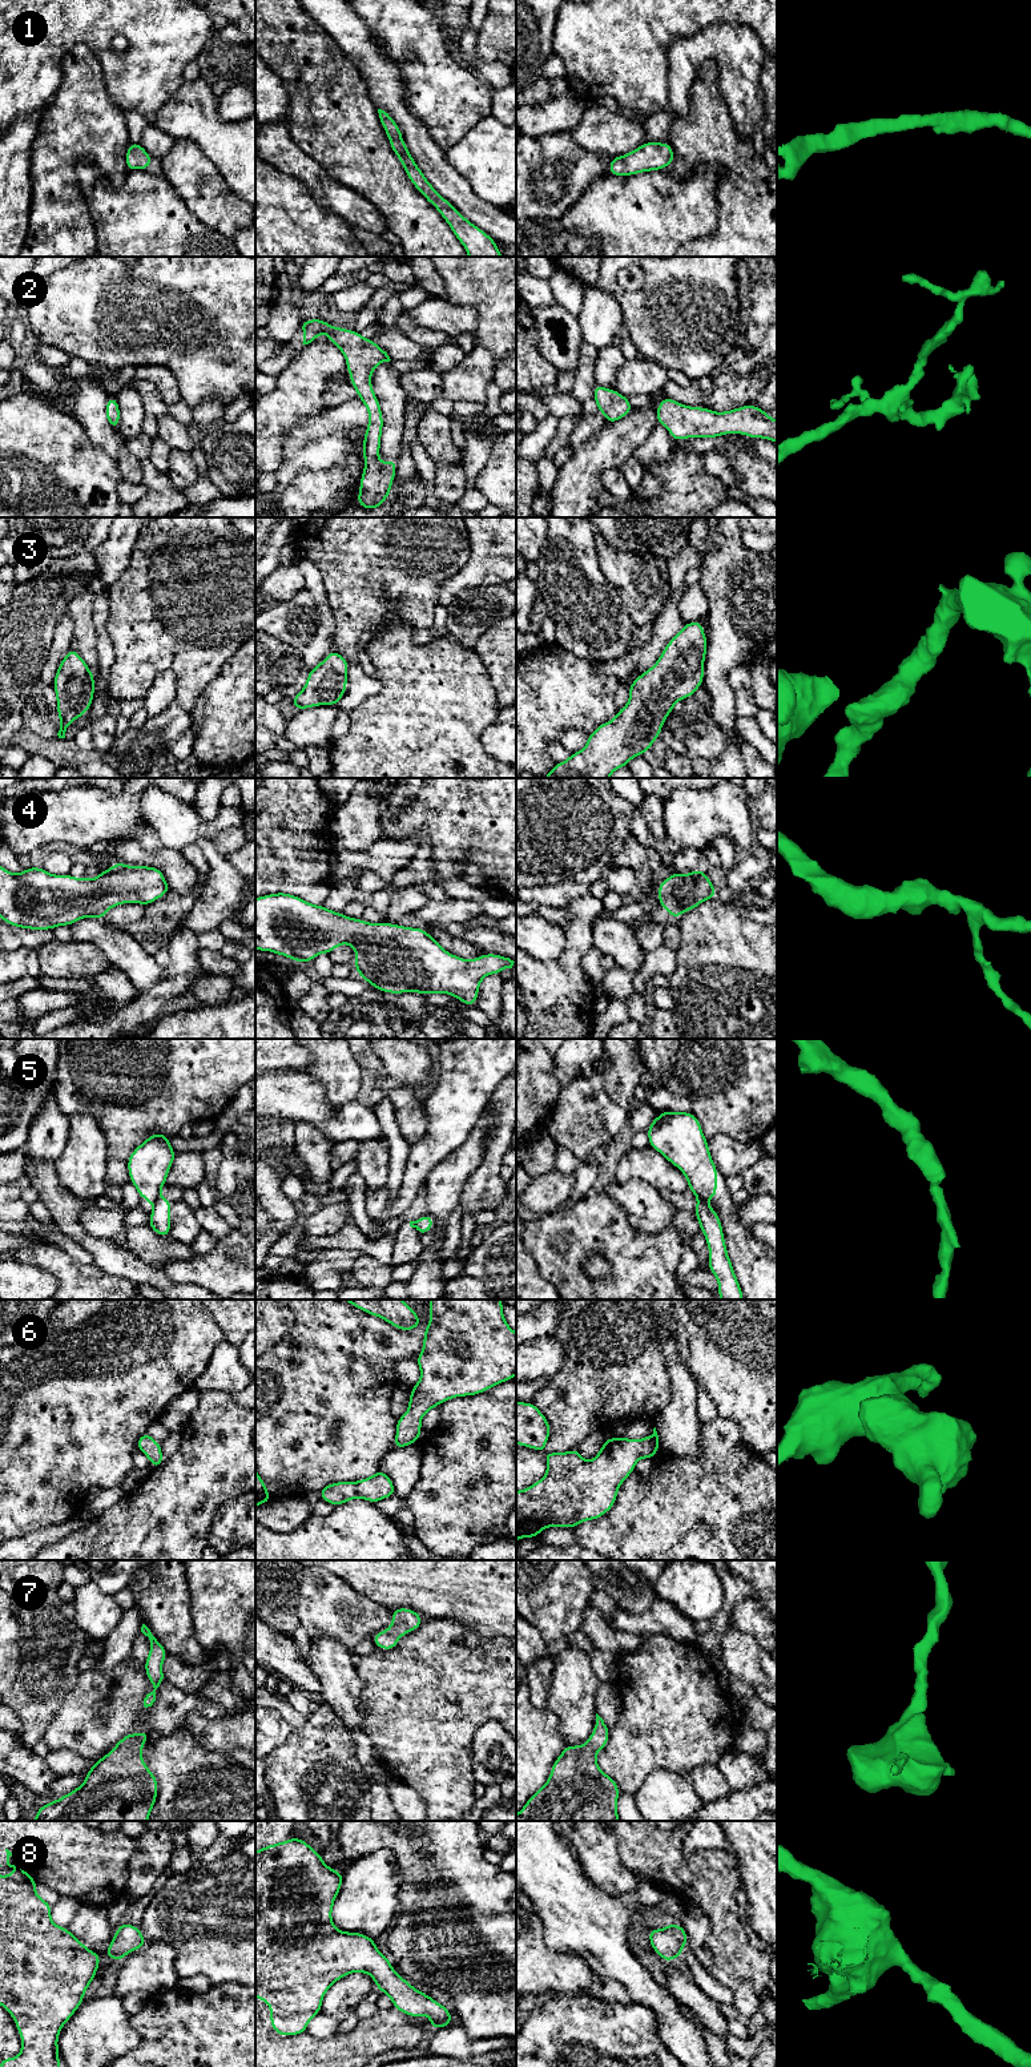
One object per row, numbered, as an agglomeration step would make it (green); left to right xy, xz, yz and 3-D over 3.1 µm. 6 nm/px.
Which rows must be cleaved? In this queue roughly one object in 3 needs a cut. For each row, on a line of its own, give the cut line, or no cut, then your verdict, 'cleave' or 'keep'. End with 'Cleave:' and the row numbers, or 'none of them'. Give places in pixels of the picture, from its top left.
1: no cut; keep
2: no cut; keep
3: no cut; keep
4: no cut; keep
5: cut in xy along (160, 1196), (153, 1204); cleave
6: no cut; keep
7: no cut; keep
8: no cut; keep
Cleave: 5

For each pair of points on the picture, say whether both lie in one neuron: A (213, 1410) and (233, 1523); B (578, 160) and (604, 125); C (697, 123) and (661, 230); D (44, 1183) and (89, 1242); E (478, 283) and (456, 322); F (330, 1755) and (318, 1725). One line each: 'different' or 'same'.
A: different
B: different
C: same
D: same
E: different
F: same

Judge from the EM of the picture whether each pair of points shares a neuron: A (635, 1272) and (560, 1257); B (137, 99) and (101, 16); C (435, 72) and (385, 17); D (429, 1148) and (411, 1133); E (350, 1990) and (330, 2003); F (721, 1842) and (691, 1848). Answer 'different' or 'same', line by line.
A: same
B: same
C: same
D: different
E: same
F: same

